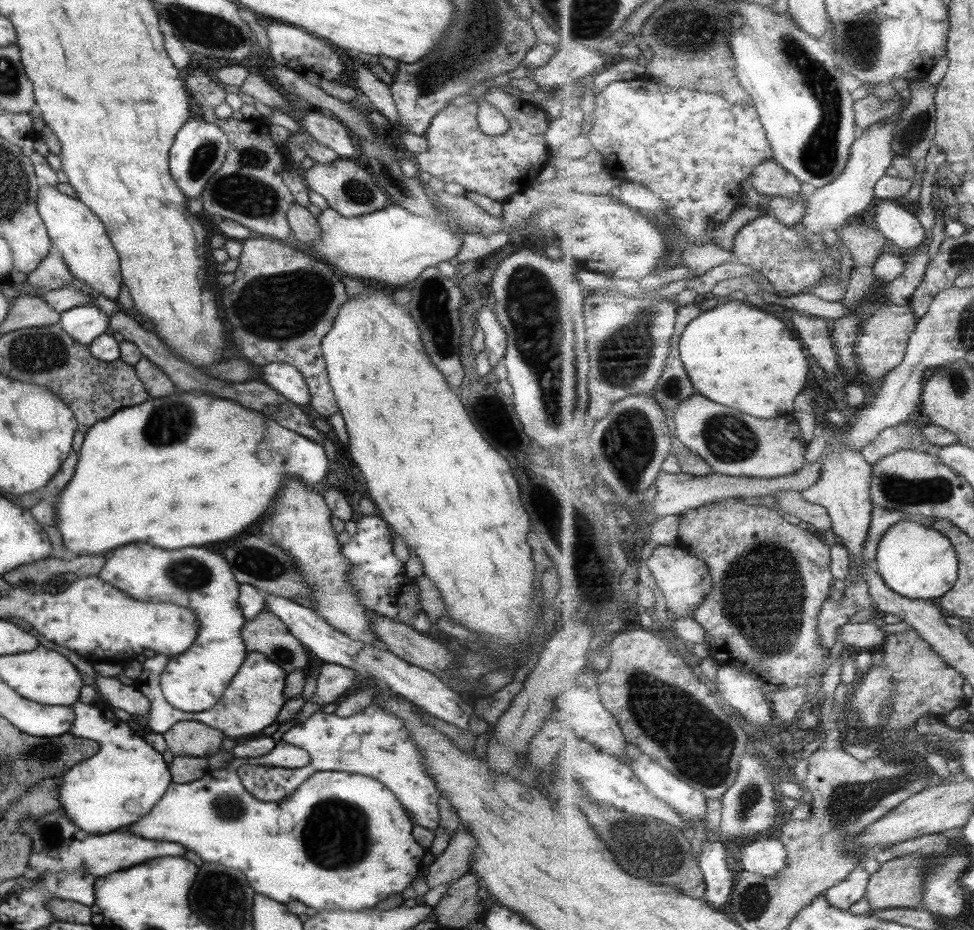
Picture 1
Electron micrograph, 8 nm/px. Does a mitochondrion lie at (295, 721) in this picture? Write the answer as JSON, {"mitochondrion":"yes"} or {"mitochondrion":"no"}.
{"mitochondrion":"no"}

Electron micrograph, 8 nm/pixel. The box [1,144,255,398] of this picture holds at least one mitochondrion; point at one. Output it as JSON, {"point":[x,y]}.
{"point":[39,354]}

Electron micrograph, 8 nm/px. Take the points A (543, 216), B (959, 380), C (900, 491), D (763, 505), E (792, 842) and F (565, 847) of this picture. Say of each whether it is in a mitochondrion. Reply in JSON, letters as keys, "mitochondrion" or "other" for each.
{"A":"other","B":"mitochondrion","C":"mitochondrion","D":"other","E":"other","F":"other"}

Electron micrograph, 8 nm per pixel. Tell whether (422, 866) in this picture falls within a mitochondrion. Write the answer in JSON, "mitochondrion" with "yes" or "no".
{"mitochondrion":"no"}

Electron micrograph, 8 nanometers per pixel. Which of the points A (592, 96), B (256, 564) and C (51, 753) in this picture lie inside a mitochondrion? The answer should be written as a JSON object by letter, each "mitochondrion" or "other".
{"A":"other","B":"mitochondrion","C":"other"}

